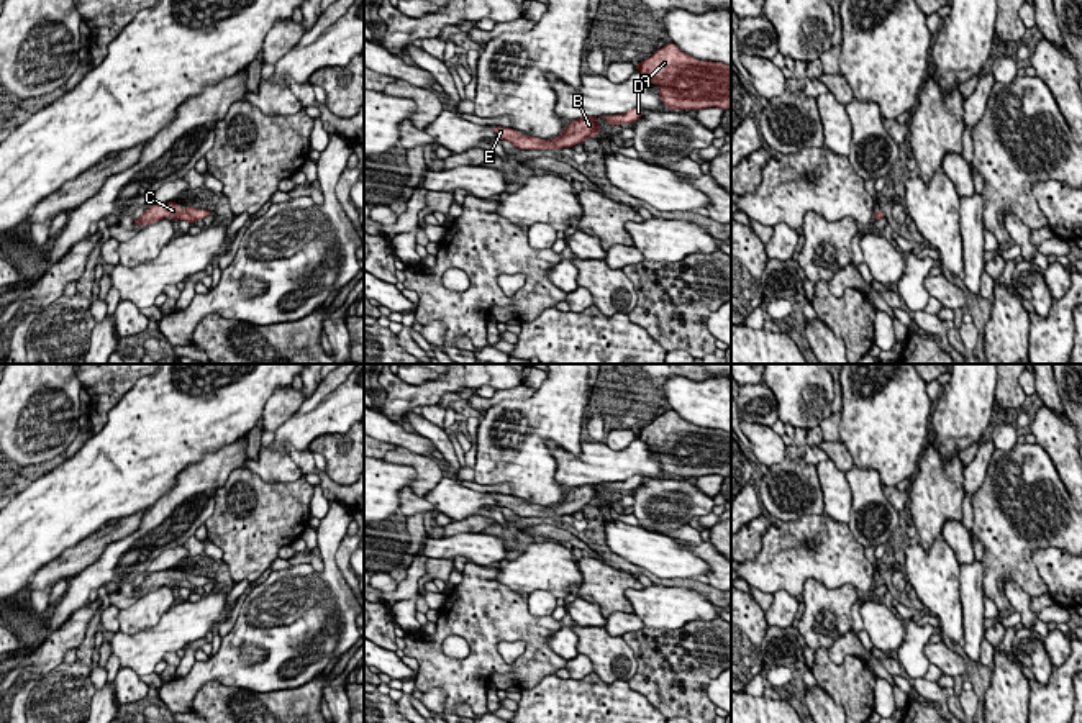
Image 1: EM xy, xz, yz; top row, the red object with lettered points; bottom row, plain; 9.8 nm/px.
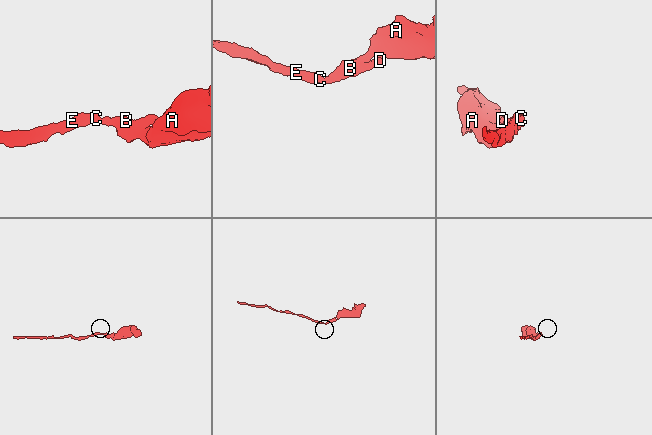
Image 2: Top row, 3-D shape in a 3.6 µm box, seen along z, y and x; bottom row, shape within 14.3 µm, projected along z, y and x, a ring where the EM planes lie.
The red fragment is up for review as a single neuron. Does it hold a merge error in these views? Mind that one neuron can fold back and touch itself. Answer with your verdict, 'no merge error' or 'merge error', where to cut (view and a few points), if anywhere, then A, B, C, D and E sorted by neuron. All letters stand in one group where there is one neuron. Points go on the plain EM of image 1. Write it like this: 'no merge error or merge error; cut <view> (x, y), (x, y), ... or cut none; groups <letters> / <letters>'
no merge error; cut none; groups A B C D E

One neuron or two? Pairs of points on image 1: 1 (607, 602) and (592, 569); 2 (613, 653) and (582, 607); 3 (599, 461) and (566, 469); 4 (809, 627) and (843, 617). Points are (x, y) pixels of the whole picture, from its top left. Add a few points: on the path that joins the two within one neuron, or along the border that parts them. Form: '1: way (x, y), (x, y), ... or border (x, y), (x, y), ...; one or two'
1: way (602, 594), (602, 582), (597, 577); one
2: border (576, 623), (604, 628); two
3: way (591, 468), (574, 469); one
4: way (812, 617), (822, 607), (833, 610); one

